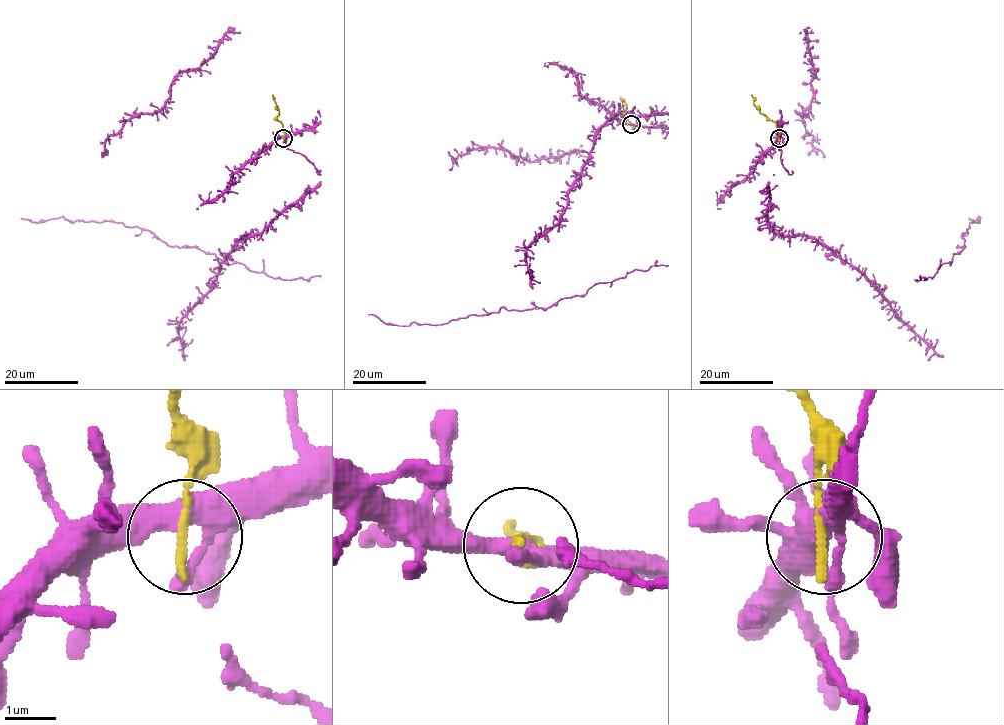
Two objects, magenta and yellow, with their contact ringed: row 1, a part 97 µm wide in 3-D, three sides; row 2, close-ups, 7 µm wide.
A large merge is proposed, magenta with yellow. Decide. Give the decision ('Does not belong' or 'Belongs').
Belongs

